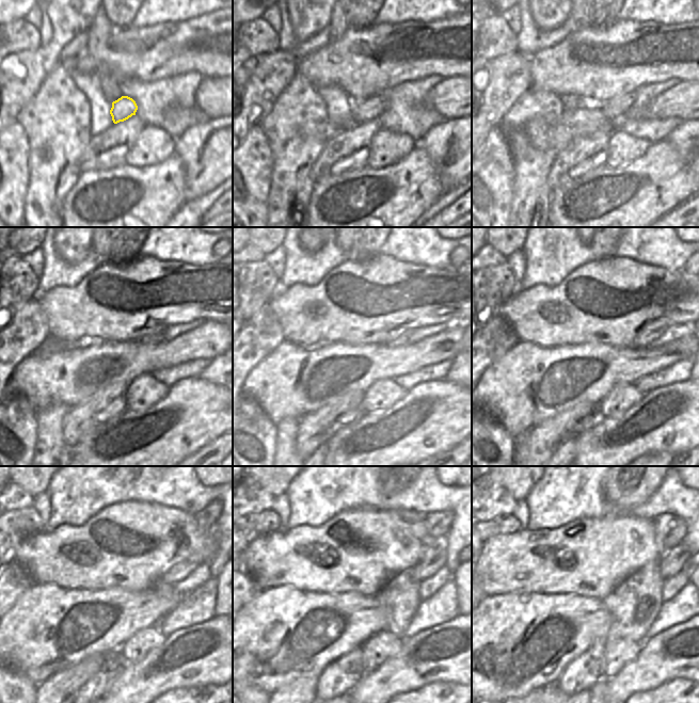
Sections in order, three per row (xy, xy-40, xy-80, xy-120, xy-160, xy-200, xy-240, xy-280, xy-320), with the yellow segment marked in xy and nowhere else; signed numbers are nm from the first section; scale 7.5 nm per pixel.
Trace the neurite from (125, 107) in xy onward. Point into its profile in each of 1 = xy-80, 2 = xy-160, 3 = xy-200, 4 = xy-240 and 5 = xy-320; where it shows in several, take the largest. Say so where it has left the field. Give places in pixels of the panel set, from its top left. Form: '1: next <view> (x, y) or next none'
1: next xy-80 (618, 105)
2: next xy-160 (404, 337)
3: next xy-200 (645, 338)
4: next xy-240 (180, 571)
5: next xy-320 (674, 560)

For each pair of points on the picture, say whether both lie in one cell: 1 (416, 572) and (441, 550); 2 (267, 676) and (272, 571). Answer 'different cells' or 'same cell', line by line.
1: same cell
2: different cells

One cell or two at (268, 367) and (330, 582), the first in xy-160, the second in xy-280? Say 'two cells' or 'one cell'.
two cells

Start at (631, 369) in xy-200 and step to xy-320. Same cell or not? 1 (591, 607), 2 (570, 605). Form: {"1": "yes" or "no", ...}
{"1": "yes", "2": "yes"}

